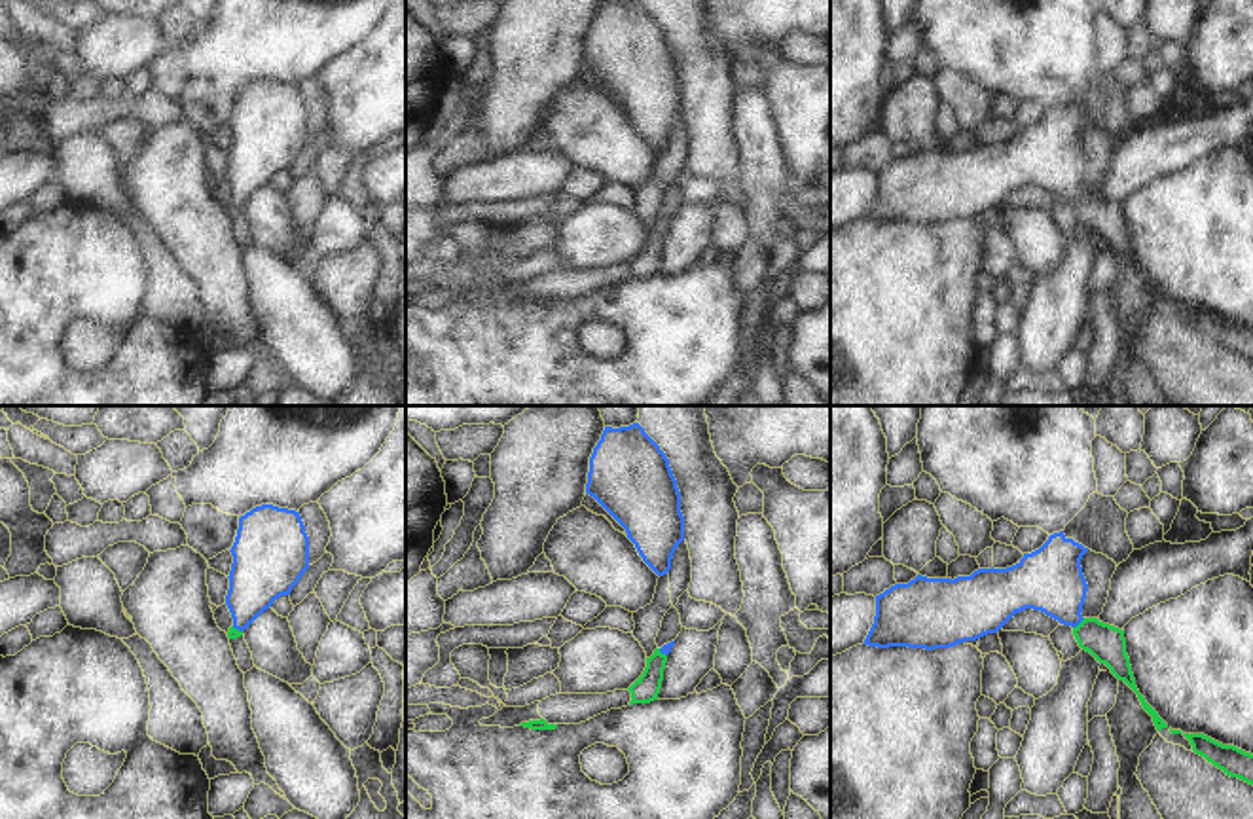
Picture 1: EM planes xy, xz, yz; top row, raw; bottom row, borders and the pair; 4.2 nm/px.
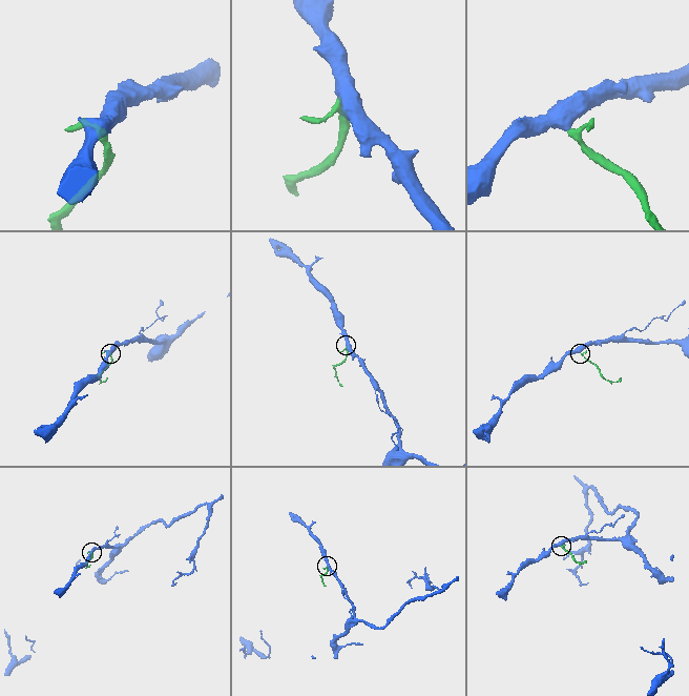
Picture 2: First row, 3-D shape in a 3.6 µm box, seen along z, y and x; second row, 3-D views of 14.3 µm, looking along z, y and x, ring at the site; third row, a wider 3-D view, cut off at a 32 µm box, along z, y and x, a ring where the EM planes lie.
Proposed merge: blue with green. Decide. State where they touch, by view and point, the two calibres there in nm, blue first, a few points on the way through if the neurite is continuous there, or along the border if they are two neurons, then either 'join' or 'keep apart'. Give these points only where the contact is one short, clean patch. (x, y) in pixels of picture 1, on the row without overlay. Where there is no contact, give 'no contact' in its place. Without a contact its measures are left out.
yz (1079, 198) | 280/160 nm | across yz (1051, 154), (1066, 184), (1079, 198), (1106, 218) | join

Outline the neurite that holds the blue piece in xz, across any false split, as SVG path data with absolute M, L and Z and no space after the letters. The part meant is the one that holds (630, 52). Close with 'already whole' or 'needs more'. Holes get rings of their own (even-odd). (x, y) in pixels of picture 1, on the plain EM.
M641 0L605 2L590 32L586 68L626 104L658 152L669 148L684 116L681 66L669 34Z | already whole

